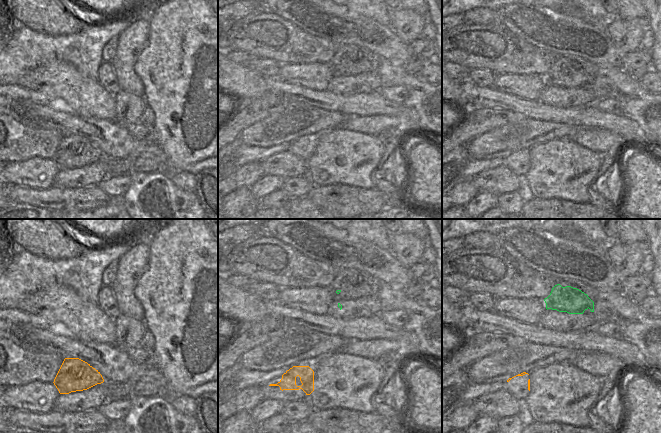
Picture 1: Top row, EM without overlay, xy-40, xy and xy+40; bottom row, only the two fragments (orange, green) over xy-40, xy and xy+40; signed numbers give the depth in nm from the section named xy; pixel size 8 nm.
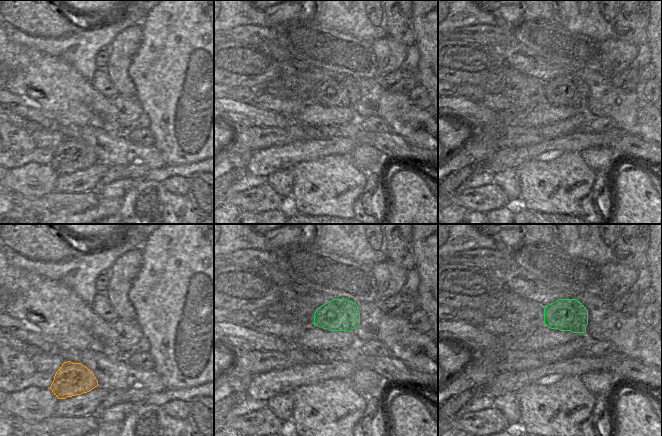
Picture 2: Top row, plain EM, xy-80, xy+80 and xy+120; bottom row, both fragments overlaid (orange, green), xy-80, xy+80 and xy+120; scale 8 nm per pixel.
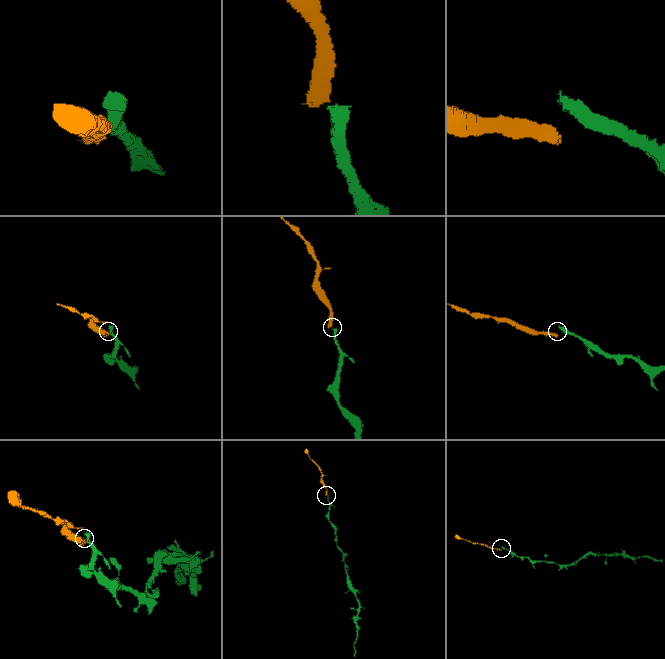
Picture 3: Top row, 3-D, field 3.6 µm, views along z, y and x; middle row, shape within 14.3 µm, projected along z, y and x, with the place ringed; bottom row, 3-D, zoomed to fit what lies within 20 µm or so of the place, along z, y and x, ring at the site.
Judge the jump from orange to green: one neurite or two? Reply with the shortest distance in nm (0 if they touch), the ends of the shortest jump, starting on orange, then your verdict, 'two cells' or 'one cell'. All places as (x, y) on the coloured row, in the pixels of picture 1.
500 nm | xy (308, 366), (340, 309) | one cell

